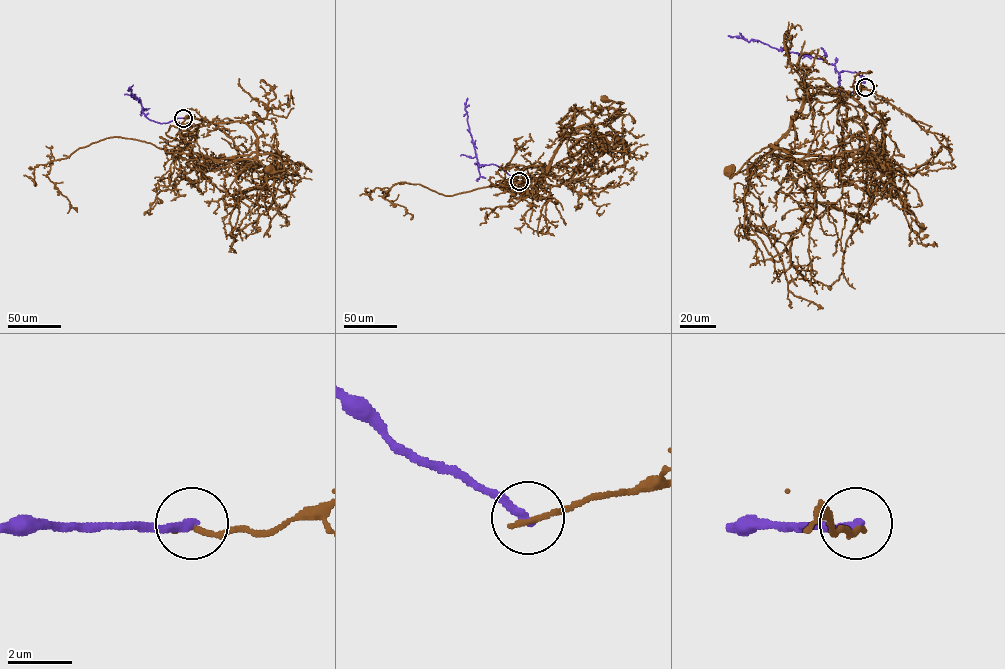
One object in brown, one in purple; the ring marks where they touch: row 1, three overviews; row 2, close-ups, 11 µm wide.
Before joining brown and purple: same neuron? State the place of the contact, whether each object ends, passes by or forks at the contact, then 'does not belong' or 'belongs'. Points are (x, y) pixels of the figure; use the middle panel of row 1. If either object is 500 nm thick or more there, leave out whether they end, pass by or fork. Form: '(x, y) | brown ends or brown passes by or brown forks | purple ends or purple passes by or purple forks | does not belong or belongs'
(519, 181) | brown ends | purple ends | does not belong

